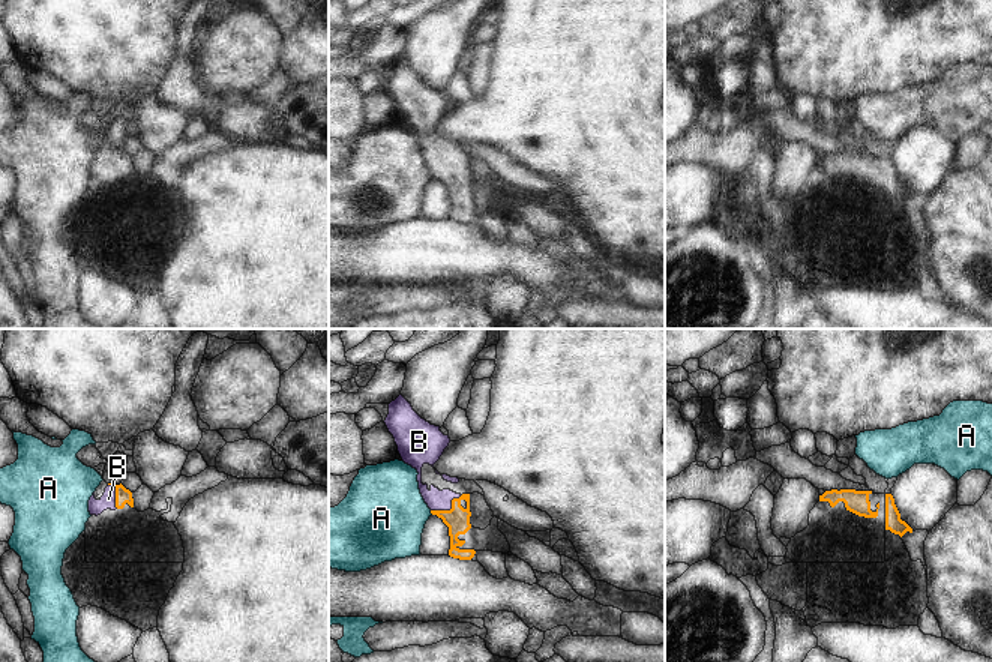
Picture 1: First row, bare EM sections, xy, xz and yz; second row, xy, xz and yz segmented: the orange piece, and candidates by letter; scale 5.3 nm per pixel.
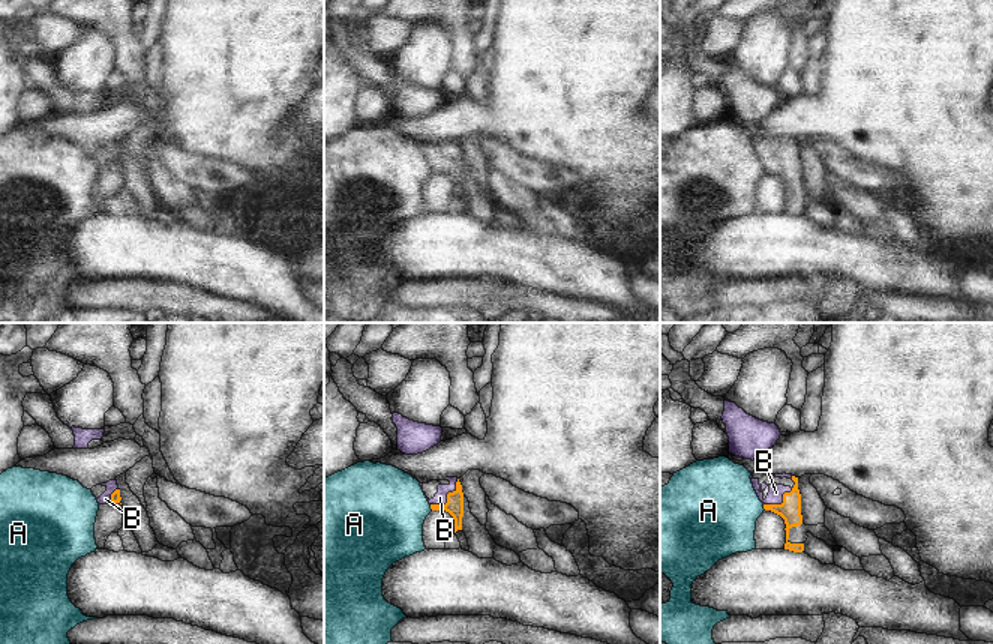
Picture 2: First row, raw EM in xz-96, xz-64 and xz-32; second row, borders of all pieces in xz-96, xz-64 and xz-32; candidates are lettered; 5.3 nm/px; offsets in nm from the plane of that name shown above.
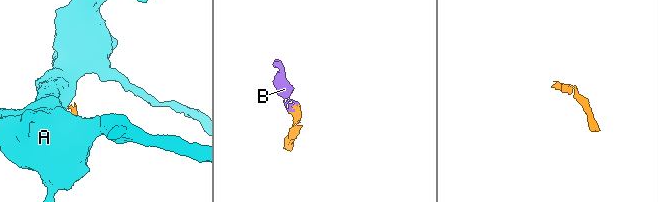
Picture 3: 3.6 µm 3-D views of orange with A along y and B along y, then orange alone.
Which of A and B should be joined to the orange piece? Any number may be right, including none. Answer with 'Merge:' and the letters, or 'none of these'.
Merge: B.

